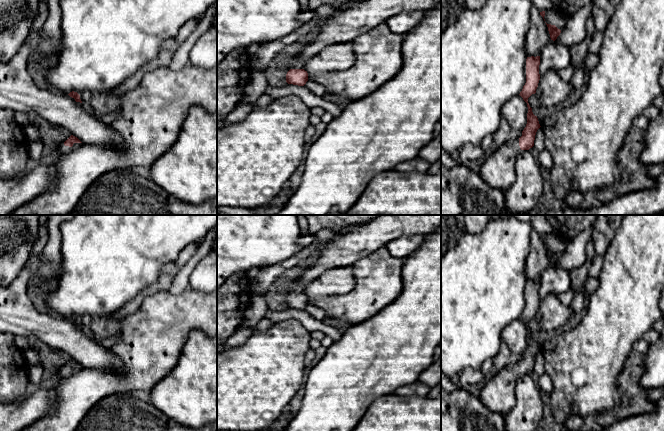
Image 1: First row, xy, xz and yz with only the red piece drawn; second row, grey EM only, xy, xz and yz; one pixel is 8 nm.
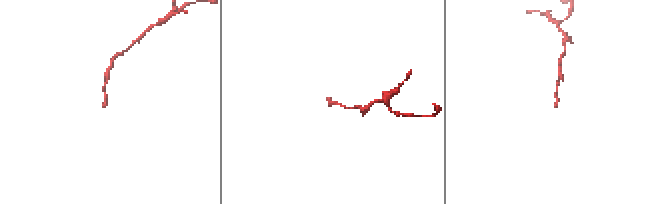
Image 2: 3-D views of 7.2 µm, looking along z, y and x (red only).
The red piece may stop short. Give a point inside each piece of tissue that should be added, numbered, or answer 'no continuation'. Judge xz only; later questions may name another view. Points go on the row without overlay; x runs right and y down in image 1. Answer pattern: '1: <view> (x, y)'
1: xz (341, 251)

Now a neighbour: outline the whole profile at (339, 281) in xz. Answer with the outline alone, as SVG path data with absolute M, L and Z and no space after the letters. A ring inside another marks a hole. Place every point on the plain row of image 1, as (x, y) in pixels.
M353 266L329 269L308 284L304 294L308 298L343 296L354 289L356 279Z

